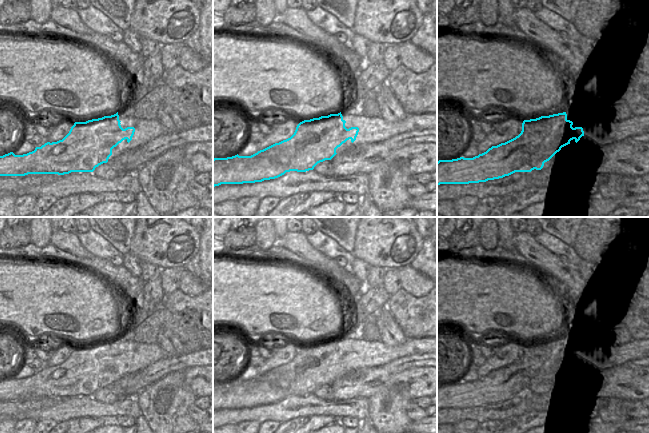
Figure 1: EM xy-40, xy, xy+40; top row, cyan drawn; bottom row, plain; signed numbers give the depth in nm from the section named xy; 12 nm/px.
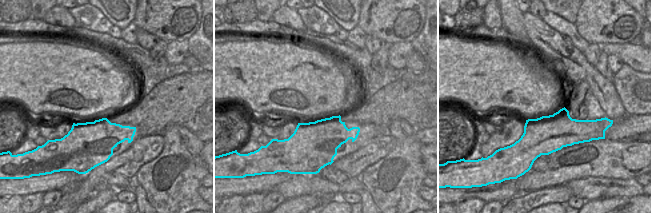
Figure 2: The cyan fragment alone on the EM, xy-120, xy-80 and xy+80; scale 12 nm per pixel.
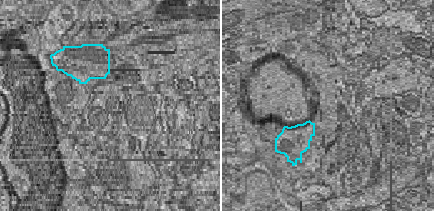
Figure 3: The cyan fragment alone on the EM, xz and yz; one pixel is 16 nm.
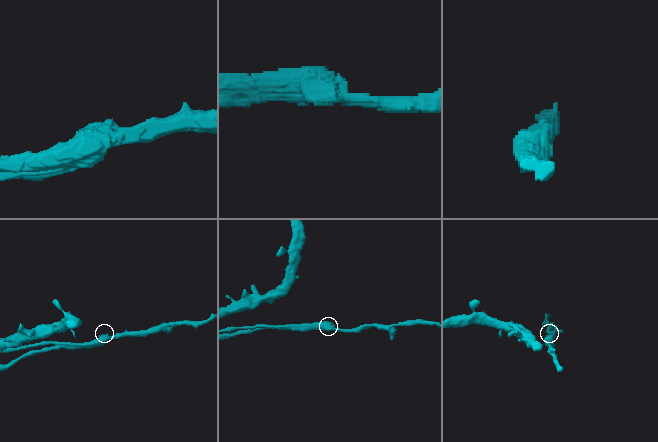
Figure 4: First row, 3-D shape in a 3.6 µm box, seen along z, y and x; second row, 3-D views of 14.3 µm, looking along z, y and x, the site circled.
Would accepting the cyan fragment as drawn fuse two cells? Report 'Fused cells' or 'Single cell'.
Fused cells.

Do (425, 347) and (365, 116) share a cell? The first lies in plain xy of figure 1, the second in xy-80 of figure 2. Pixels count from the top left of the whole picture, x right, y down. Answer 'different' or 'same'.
different

